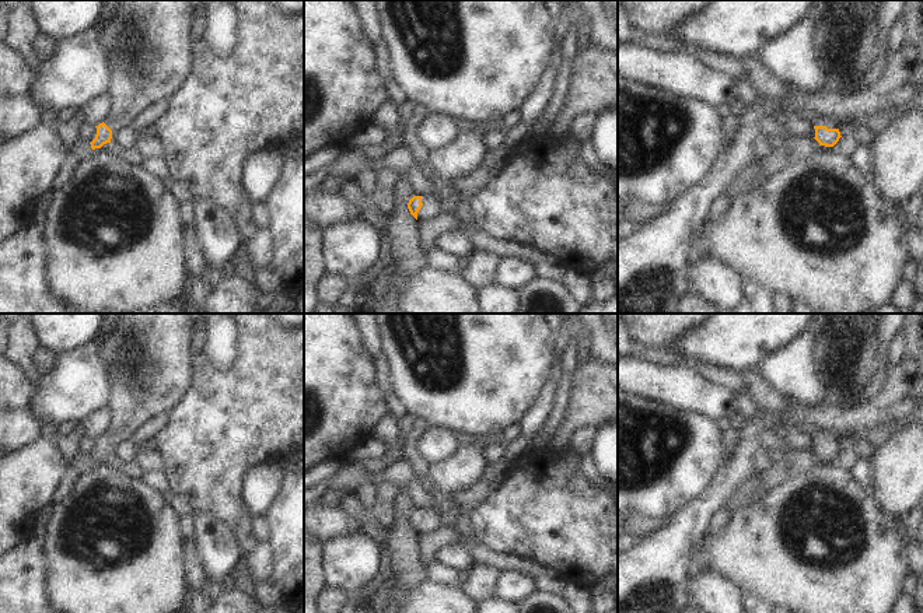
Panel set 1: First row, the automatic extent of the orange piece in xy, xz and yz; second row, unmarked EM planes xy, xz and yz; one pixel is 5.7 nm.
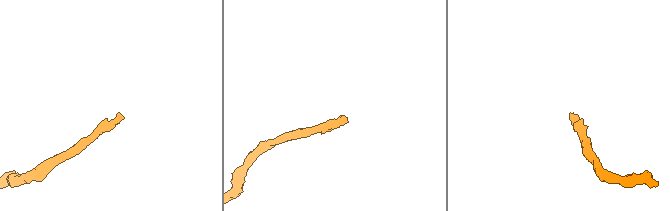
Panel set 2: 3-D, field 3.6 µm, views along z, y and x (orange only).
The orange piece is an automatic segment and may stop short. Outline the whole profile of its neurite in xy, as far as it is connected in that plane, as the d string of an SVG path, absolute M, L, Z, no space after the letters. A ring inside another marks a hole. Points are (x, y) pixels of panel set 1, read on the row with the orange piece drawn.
M118 0L115 14L101 32L101 43L111 67L108 97L111 111L97 127L91 148L111 143L112 133L130 127L154 102L174 95L192 63L189 0Z

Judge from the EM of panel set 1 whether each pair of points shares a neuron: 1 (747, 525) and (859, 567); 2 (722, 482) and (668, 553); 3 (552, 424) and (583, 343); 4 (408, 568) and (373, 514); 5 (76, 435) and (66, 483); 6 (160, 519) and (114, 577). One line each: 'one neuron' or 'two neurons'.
1: one neuron
2: one neuron
3: two neurons
4: two neurons
5: one neuron
6: one neuron

